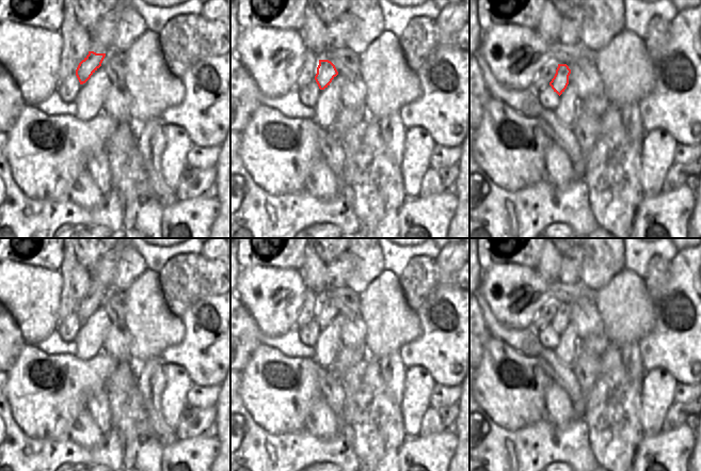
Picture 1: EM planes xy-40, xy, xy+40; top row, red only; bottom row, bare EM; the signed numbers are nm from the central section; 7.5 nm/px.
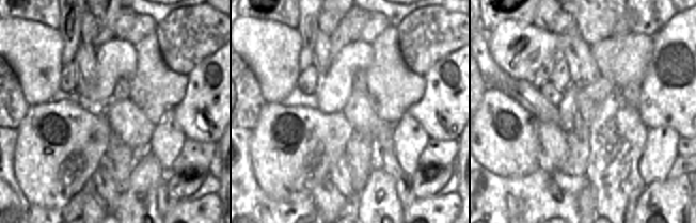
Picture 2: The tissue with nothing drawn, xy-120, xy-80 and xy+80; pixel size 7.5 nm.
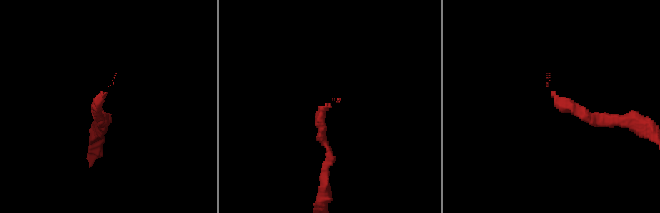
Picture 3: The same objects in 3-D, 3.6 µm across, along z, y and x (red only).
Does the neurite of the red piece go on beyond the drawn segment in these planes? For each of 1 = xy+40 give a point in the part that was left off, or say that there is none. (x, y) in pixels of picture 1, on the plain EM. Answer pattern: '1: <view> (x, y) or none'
1: none

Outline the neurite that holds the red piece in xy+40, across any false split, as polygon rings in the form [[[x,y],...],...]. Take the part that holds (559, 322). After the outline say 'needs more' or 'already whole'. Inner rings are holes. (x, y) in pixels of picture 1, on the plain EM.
[[[558,303],[556,309],[556,313],[549,325],[559,335],[564,331],[569,324],[569,315],[571,313],[571,309],[567,303]]]; already whole

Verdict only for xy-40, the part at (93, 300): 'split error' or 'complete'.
complete

